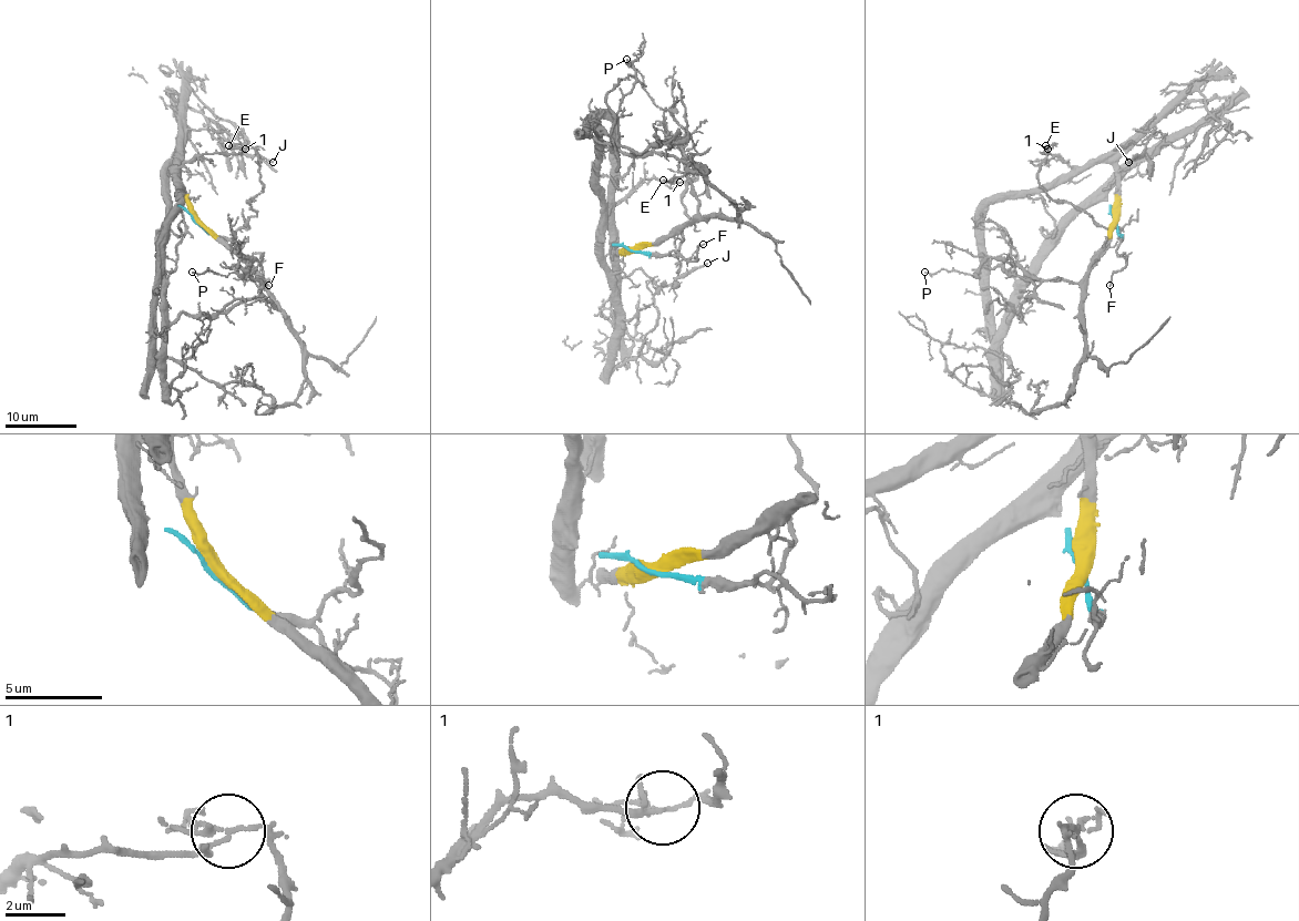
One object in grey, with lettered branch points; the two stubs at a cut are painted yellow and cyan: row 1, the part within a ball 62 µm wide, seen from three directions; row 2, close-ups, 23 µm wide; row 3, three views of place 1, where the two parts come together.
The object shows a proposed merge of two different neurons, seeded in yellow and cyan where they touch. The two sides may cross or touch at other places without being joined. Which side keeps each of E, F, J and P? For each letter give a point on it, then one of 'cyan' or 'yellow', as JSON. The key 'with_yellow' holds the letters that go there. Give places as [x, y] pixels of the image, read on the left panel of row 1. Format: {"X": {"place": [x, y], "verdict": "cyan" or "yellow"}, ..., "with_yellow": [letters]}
{"E": {"place": [228, 145], "verdict": "cyan"}, "F": {"place": [268, 285], "verdict": "cyan"}, "J": {"place": [273, 162], "verdict": "yellow"}, "P": {"place": [192, 272], "verdict": "yellow"}, "with_yellow": ["J", "P"]}

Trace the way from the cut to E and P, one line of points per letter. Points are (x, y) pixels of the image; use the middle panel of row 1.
E: (628, 249), (666, 255), (678, 249), (692, 221), (683, 191), (696, 174), (663, 180)
P: (631, 249), (661, 244), (696, 214), (698, 200), (689, 180), (684, 130), (657, 106), (627, 59)

